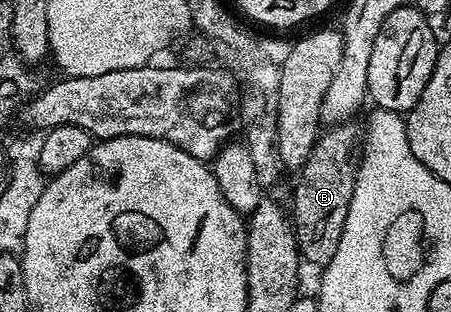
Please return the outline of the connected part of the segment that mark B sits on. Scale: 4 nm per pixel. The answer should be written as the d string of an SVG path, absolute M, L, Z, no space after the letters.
M346 122L326 129L318 137L307 162L297 174L299 178L293 192L291 219L296 231L297 250L308 265L327 265L338 250L351 194L354 193L355 155L361 142L360 131L354 126L354 123Z

